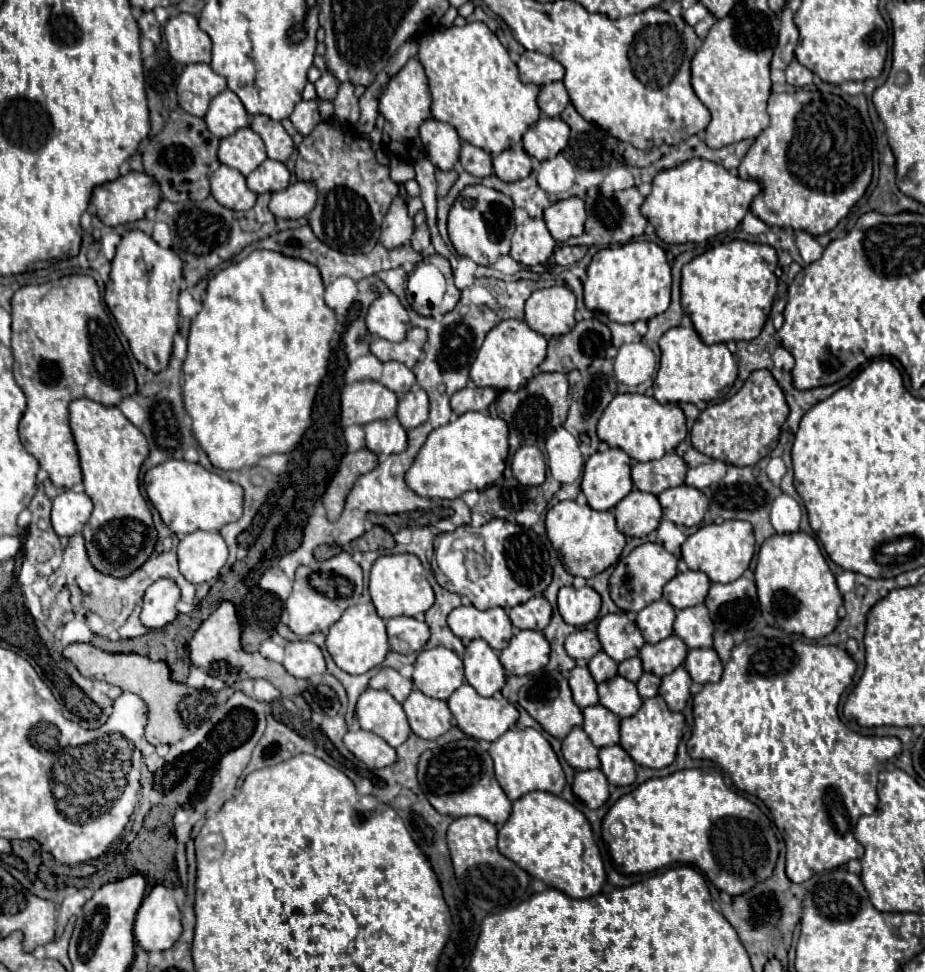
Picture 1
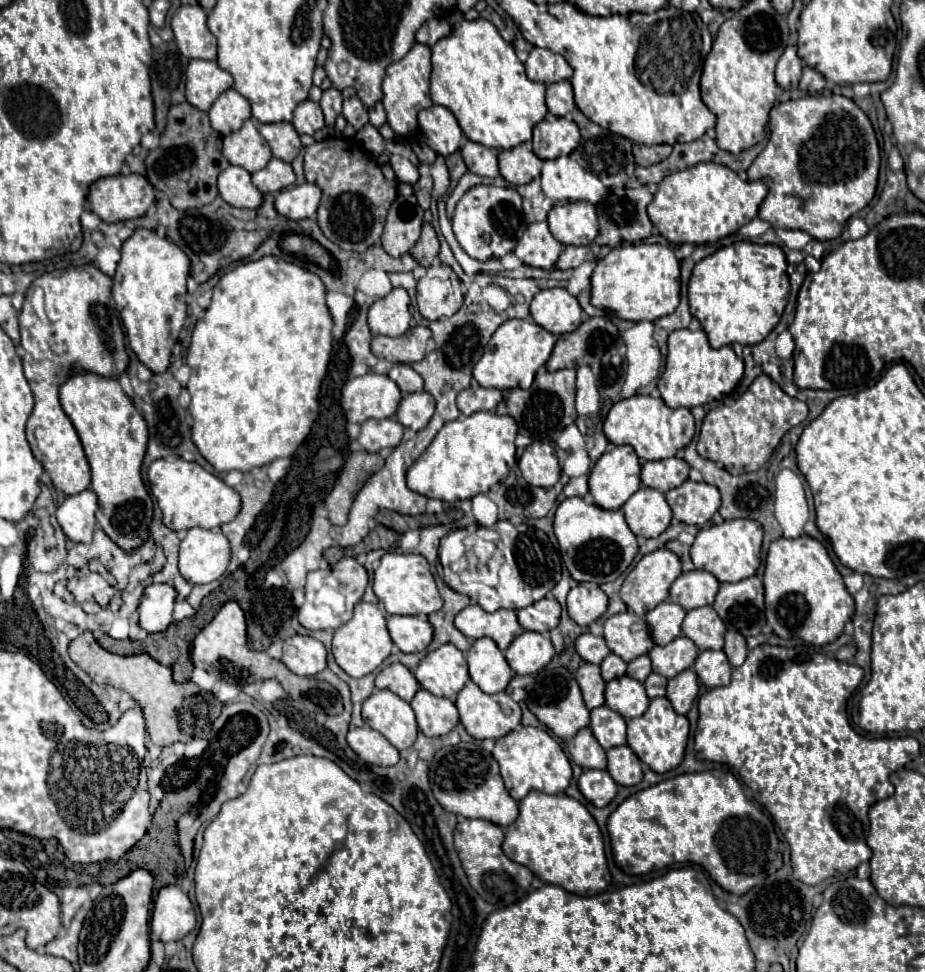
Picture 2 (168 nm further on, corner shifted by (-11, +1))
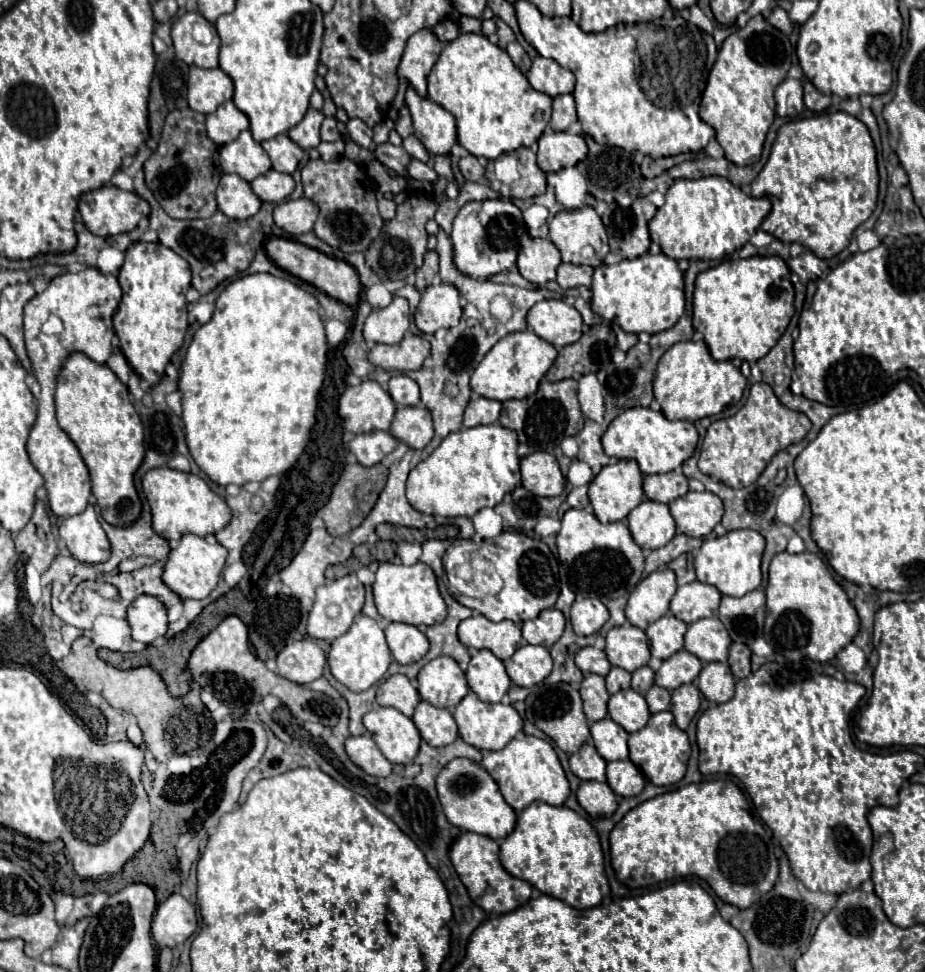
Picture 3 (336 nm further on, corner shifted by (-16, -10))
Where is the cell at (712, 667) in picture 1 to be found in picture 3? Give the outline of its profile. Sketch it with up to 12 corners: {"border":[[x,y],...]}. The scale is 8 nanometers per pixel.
{"border":[[726,663],[702,667],[696,685],[714,703],[734,695]]}

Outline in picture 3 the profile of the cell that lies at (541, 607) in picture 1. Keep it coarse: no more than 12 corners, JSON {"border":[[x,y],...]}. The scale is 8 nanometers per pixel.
{"border":[[544,609],[524,621],[522,637],[552,647],[564,633],[564,615]]}

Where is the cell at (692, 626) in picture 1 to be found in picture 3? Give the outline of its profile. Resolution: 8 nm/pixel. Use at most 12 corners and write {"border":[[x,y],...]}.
{"border":[[716,617],[688,625],[684,649],[726,661],[730,635]]}

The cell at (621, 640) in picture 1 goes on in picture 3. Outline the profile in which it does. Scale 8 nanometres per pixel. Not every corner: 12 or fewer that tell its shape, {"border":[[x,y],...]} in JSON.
{"border":[[630,623],[608,631],[606,655],[632,673],[650,661],[648,639]]}

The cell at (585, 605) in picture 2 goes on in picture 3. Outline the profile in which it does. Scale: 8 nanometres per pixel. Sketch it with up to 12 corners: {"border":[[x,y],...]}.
{"border":[[578,597],[570,621],[576,635],[592,635],[608,621],[597,597]]}

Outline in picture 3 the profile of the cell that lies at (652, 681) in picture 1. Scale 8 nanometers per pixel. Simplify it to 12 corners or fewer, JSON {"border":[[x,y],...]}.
{"border":[[656,687],[646,693],[650,713],[670,709],[670,691]]}

